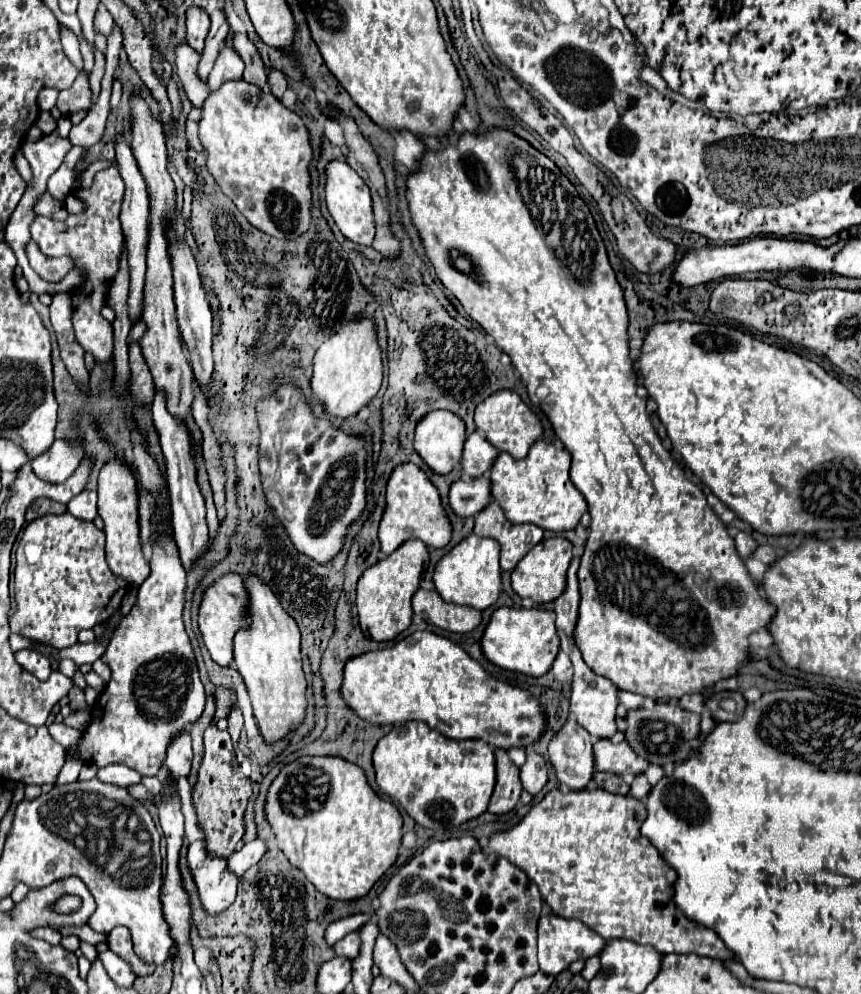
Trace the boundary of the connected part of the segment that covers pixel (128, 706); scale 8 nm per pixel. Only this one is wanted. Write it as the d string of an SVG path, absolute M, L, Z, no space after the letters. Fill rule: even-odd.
M160 504L154 512L158 540L152 544L150 554L152 572L140 584L136 604L122 618L102 654L102 660L112 670L112 678L92 706L92 722L78 742L78 752L84 762L96 766L124 764L142 776L158 774L168 740L180 728L190 728L202 714L206 702L194 652L182 622L186 572L180 562L170 514Z

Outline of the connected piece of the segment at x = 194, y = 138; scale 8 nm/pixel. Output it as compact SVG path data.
M192 106L190 114L188 114L188 120L186 120L186 140L188 144L194 148L194 150L202 150L202 144L198 140L198 120L200 120L200 108Z

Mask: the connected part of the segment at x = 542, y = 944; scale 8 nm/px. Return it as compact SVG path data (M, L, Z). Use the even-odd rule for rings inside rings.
M546 914L538 920L538 962L540 962L540 970L552 976L558 976L574 960L586 960L590 956L596 956L604 948L604 944L606 944L604 938L592 932L580 920L560 918L556 914Z

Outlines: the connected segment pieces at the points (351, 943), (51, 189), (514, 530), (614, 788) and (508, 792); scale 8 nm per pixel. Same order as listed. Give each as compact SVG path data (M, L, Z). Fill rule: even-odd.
M352 932L352 934L344 936L342 940L338 940L332 948L334 948L336 956L352 958L352 956L356 956L356 952L358 952L358 948L360 948L360 938L356 936L356 932Z
M64 164L60 166L58 172L54 172L48 180L48 194L56 200L64 200L68 194L72 194L76 190L76 180L74 180L74 172L70 168L66 168Z
M492 502L478 516L474 524L474 534L496 538L502 546L500 550L500 566L502 570L514 570L518 560L528 554L542 538L544 530L534 524L512 524L502 508ZM530 538L530 542L528 542Z
M596 772L594 774L594 782L596 782L596 786L600 786L602 790L608 790L612 794L626 794L628 792L628 784L620 776L616 776L616 774Z
M496 750L496 788L490 798L488 812L492 814L504 814L512 810L520 798L522 784L518 778L518 768L508 760L506 750Z

